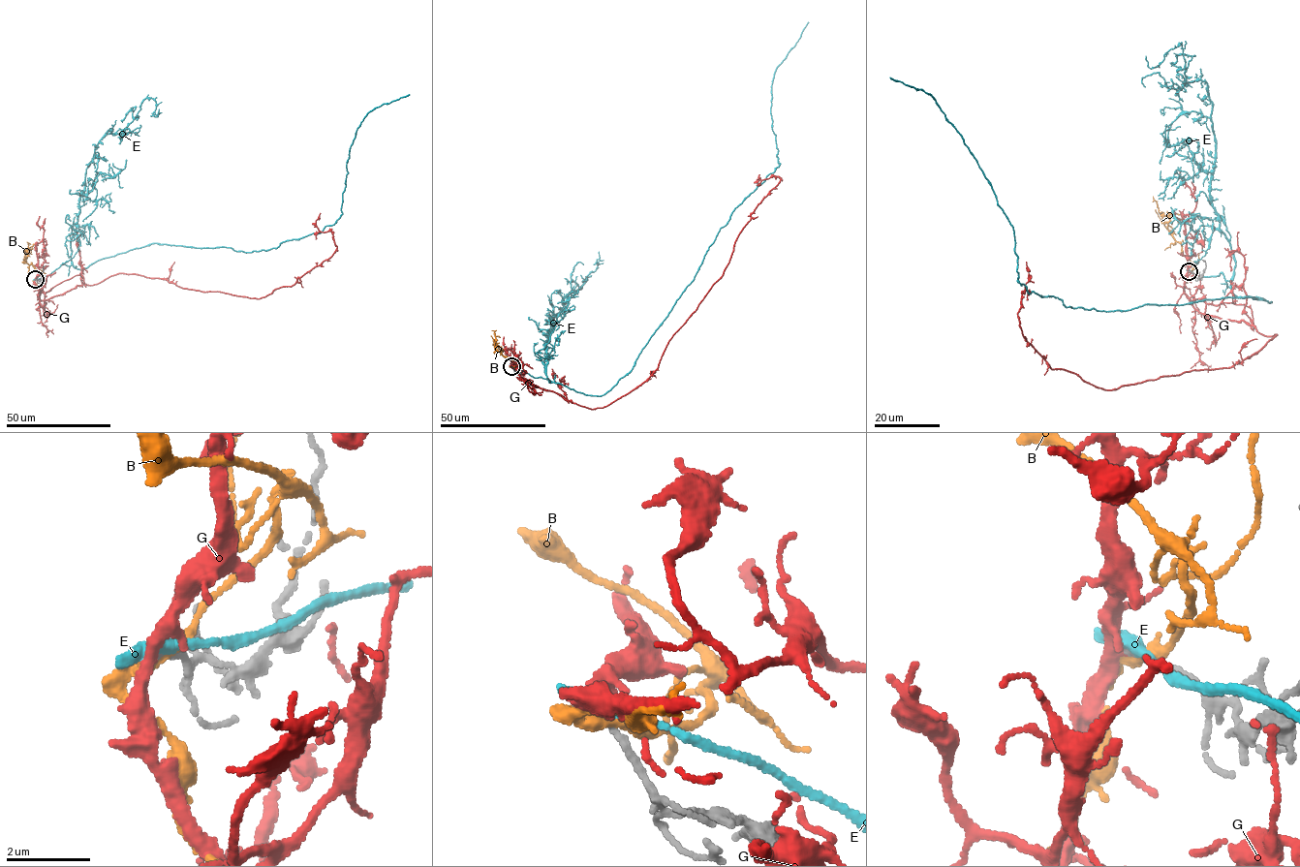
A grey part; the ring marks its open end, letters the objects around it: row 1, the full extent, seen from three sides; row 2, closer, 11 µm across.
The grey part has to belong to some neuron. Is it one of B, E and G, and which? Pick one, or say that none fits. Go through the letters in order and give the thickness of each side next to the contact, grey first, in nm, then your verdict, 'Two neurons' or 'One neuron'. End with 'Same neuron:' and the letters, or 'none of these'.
B: Thickness 200 nm (grey) against 300 nm. Two neurons
E: Thickness 190 nm (grey) against 320 nm. Two neurons
G: Thickness 160 nm (grey) against 300 nm. One neuron
Same neuron: G

